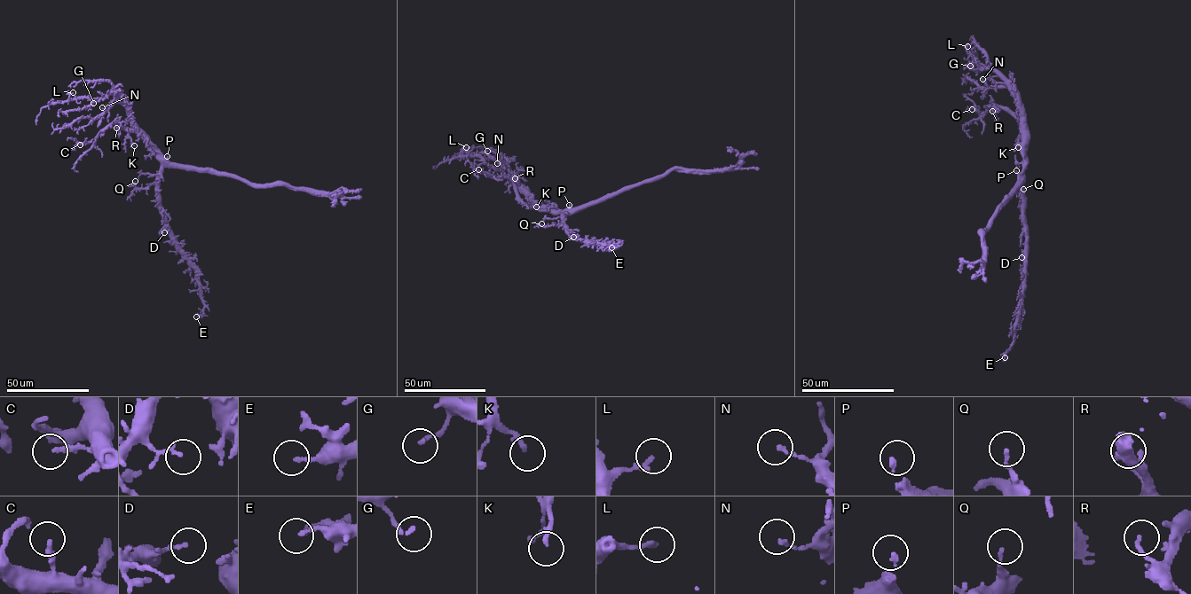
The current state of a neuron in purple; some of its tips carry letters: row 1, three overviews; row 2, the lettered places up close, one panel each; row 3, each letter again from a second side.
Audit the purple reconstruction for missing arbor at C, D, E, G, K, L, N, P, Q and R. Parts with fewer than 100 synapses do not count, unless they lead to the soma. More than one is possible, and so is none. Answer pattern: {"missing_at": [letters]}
{"missing_at": ["P"]}

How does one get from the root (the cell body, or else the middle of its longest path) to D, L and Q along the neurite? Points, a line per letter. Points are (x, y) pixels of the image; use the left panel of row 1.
D: (172, 162), (163, 168), (159, 177), (163, 225), (161, 231), (164, 232)
L: (172, 162), (165, 158), (138, 127), (132, 119), (130, 105), (112, 93), (93, 99), (70, 99), (73, 92)
Q: (172, 162), (157, 173), (156, 181), (146, 187), (137, 188), (135, 181)

